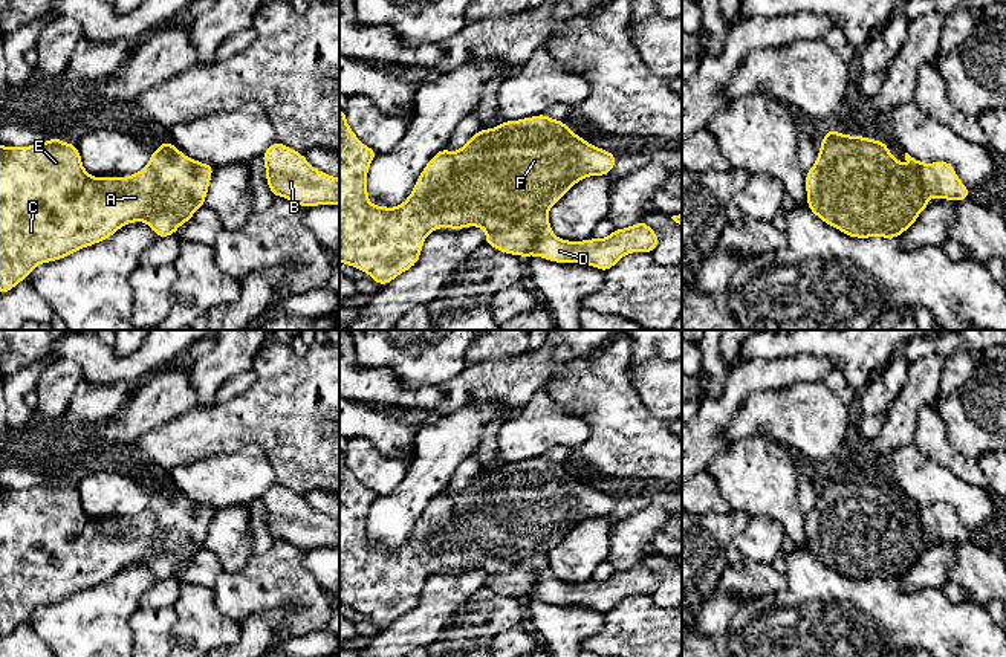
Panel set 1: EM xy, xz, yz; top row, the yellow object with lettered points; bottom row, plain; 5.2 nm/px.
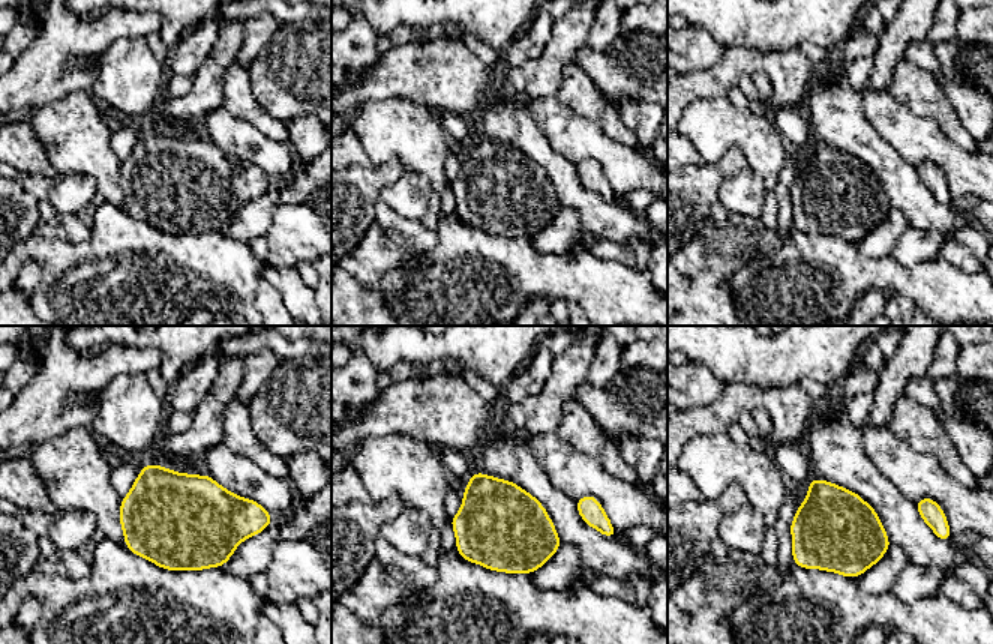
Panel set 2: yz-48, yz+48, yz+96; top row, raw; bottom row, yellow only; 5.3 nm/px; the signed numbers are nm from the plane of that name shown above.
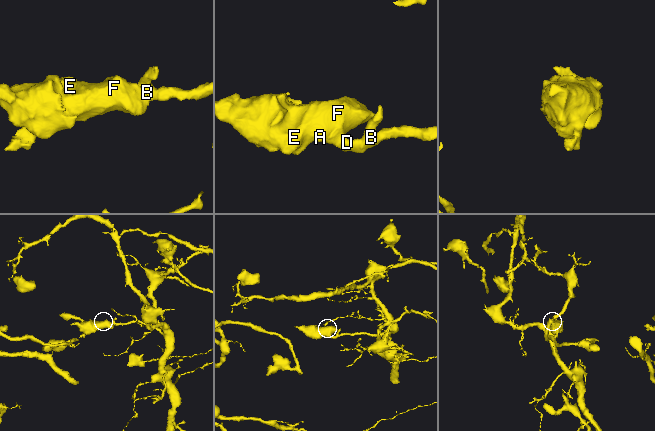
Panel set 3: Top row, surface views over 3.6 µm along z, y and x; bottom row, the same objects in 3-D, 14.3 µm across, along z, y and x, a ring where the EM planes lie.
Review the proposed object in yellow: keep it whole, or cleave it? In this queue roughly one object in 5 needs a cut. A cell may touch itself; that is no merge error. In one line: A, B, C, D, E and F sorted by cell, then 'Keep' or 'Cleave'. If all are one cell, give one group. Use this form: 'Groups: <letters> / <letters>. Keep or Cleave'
Groups: A B C D E F. Keep

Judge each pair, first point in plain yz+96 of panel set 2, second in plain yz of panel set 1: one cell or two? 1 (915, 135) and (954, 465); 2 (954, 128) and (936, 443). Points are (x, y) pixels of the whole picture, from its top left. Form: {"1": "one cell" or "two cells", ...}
{"1": "two cells", "2": "one cell"}

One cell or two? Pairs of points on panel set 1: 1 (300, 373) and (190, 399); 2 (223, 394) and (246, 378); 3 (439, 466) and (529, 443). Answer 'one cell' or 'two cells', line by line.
1: two cells
2: one cell
3: two cells

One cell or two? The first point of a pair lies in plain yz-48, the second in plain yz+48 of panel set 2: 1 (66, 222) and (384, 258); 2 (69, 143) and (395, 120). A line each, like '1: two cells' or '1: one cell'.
1: one cell
2: one cell

